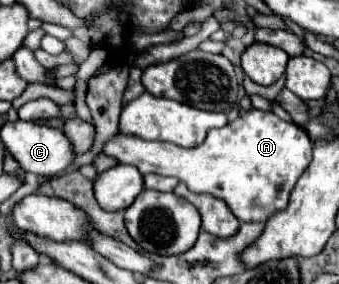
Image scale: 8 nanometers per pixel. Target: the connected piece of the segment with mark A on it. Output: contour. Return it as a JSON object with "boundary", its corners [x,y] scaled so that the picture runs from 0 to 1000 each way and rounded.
{"boundary":[[[743,384],[655,454],[619,454],[608,496],[572,525],[342,468],[307,504],[301,539],[336,553],[360,581],[407,588],[419,616],[466,609],[519,623],[572,680],[614,680],[661,701],[708,778],[785,778],[850,722],[855,673],[920,567],[920,518],[891,447],[844,433],[796,391]]]}

